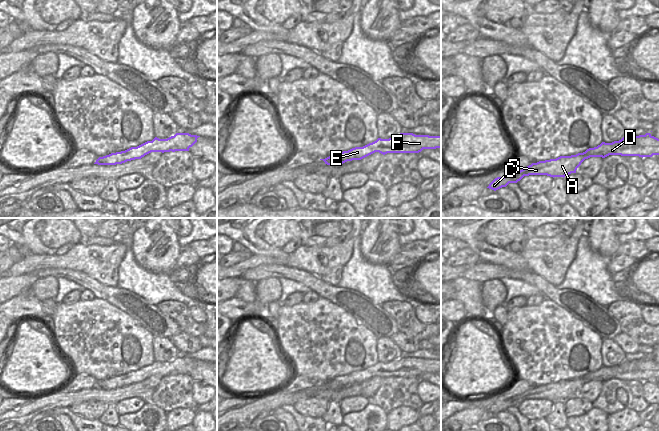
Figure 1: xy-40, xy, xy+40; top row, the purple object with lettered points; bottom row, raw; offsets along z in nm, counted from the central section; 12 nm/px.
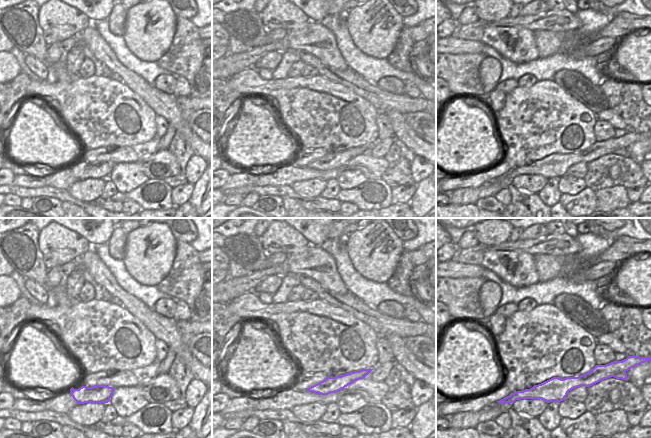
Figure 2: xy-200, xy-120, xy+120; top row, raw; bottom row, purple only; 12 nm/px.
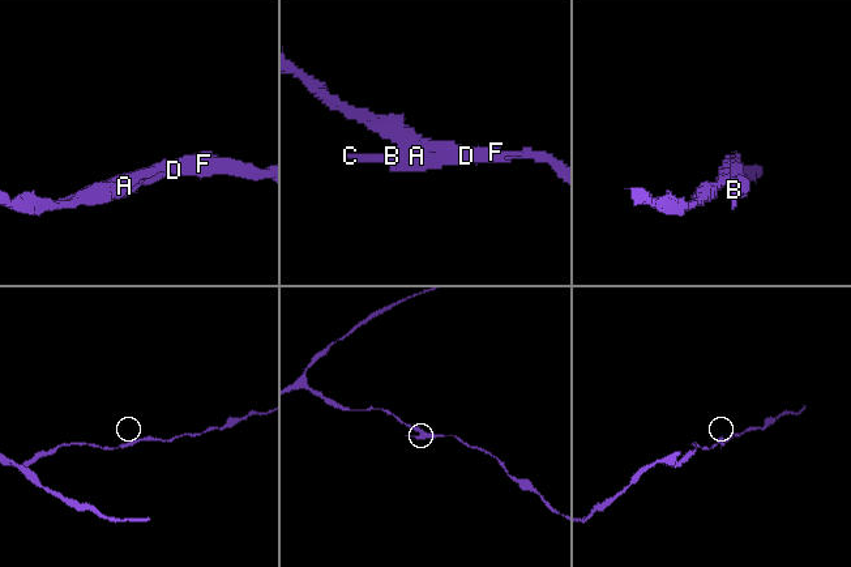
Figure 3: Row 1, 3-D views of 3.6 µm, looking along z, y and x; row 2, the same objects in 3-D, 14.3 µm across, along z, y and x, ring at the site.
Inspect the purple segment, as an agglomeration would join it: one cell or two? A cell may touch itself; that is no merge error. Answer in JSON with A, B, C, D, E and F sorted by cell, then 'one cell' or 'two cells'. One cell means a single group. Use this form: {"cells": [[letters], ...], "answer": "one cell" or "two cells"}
{"cells": [["A", "B", "C"], ["D", "E", "F"]], "answer": "two cells"}

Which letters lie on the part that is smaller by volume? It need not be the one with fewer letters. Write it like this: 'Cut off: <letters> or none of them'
Cut off: A, B, C

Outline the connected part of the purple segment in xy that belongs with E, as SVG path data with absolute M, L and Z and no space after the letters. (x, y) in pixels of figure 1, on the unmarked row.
M400 357L389 363L378 362L363 371L355 371L348 375L337 376L333 380L320 383L327 389L341 389L347 385L361 384L375 376L387 377L419 377L423 373L441 372L441 360L415 359Z

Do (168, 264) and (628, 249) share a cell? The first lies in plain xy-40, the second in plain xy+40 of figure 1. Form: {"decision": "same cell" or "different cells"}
{"decision": "different cells"}

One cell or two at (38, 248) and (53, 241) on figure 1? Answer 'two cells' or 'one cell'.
two cells

